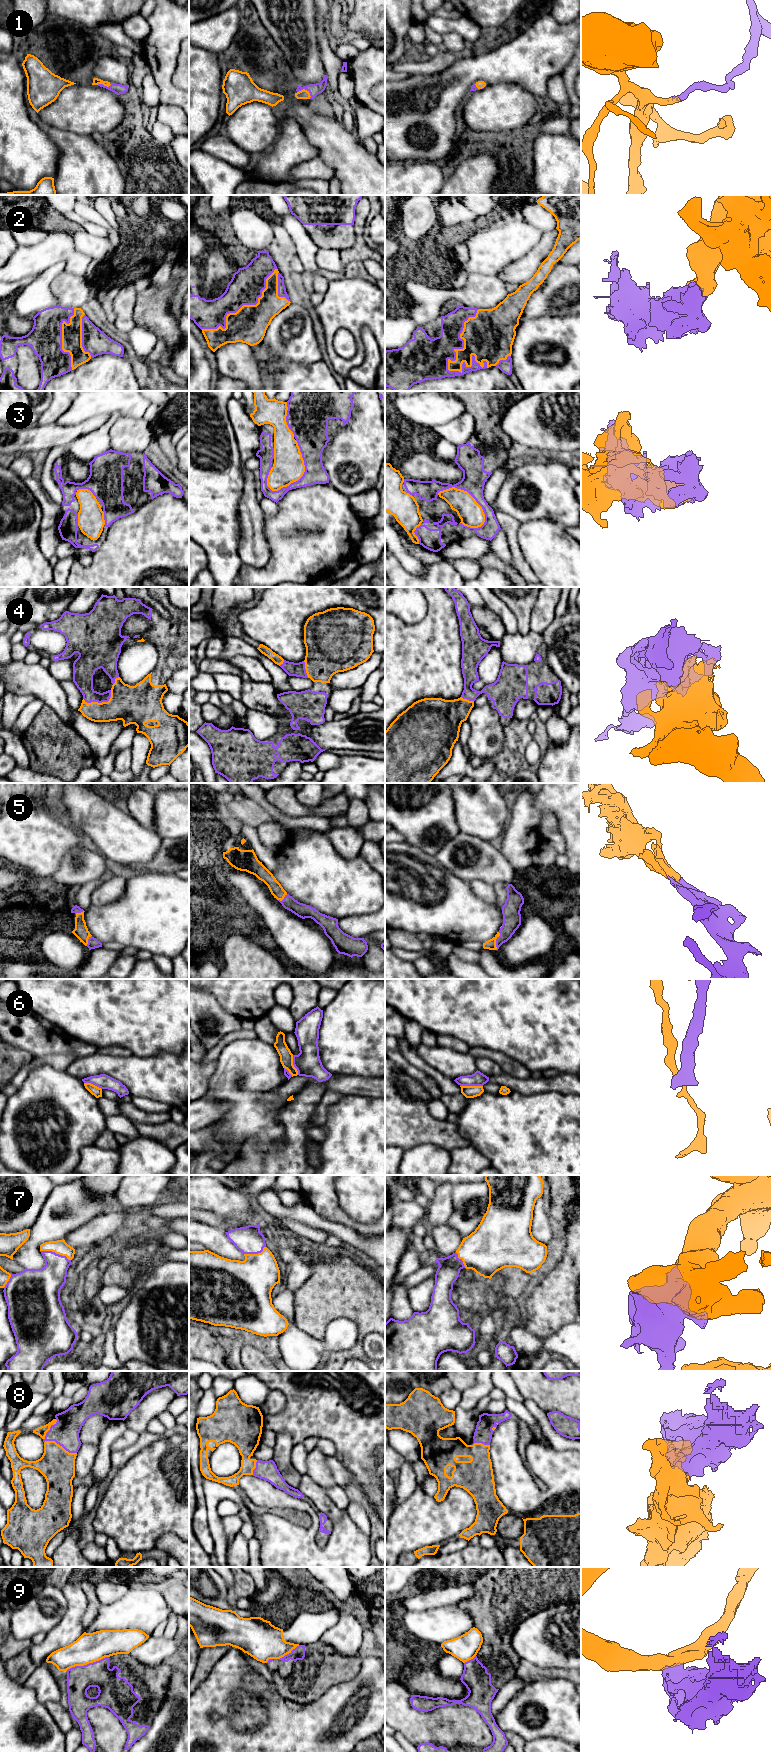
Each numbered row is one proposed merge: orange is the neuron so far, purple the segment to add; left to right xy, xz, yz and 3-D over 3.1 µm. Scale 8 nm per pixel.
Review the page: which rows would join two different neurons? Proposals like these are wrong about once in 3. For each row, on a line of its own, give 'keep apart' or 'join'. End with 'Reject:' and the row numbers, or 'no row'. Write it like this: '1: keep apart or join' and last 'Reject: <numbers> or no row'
1: join
2: join
3: keep apart
4: join
5: join
6: keep apart
7: join
8: join
9: keep apart
Reject: 3, 6, 9

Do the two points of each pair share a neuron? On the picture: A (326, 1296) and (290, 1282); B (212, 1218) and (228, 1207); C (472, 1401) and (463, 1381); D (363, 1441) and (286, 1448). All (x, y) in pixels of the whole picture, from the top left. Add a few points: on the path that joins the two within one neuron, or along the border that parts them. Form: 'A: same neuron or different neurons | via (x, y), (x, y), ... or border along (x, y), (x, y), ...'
A: different neurons | border along (311, 1264), (311, 1275), (292, 1291)
B: different neurons | border along (199, 1208), (227, 1216)
C: different neurons | border along (477, 1381), (473, 1386), (466, 1388), (462, 1392)
D: different neurons | border along (277, 1432), (287, 1433), (294, 1444)

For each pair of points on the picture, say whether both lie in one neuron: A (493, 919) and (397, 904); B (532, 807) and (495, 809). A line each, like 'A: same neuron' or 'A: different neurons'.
A: same neuron
B: different neurons

